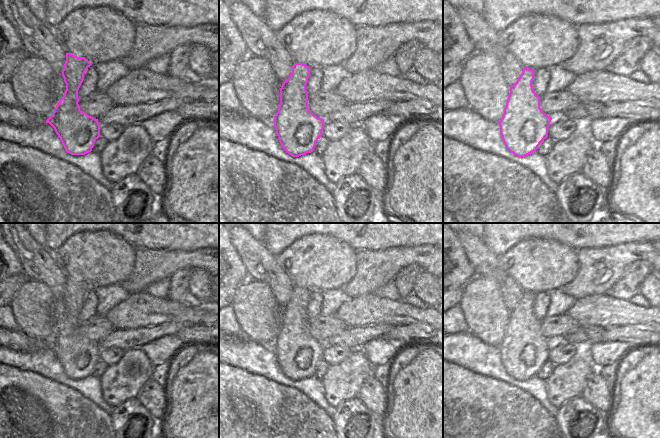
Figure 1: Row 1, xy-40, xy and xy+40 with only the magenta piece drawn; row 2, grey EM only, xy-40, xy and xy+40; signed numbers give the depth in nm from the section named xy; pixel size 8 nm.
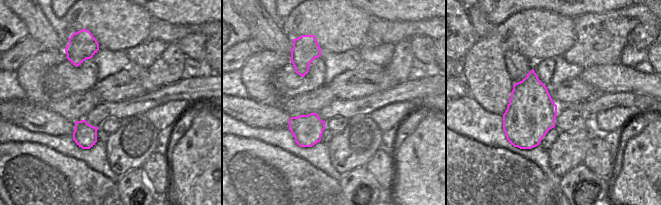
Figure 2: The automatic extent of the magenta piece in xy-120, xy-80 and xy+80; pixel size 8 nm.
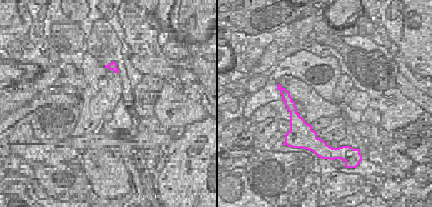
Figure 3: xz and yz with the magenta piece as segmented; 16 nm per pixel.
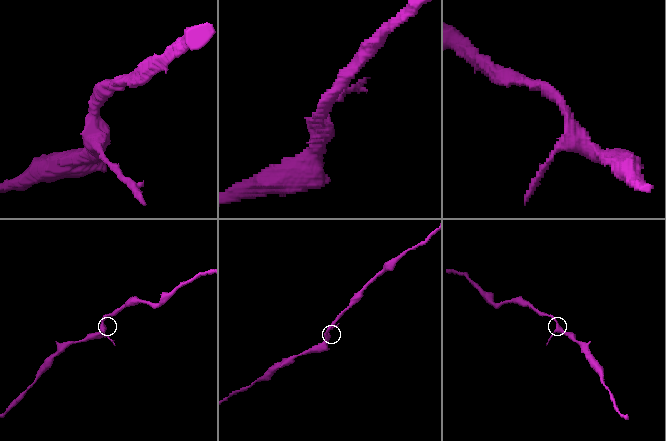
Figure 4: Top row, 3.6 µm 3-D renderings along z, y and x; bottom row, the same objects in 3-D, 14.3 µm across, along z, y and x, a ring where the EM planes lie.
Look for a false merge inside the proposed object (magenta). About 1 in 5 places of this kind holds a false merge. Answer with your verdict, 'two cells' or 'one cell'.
one cell

